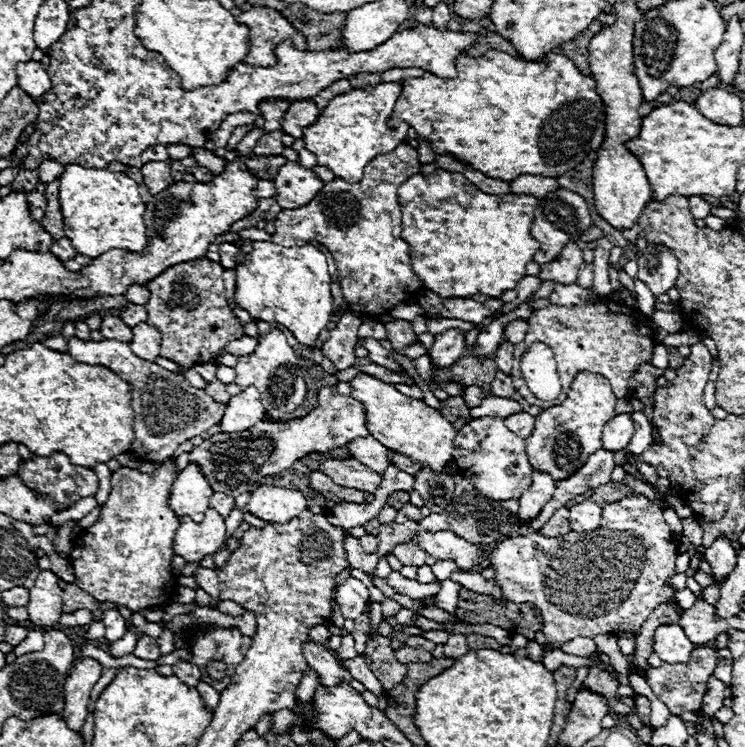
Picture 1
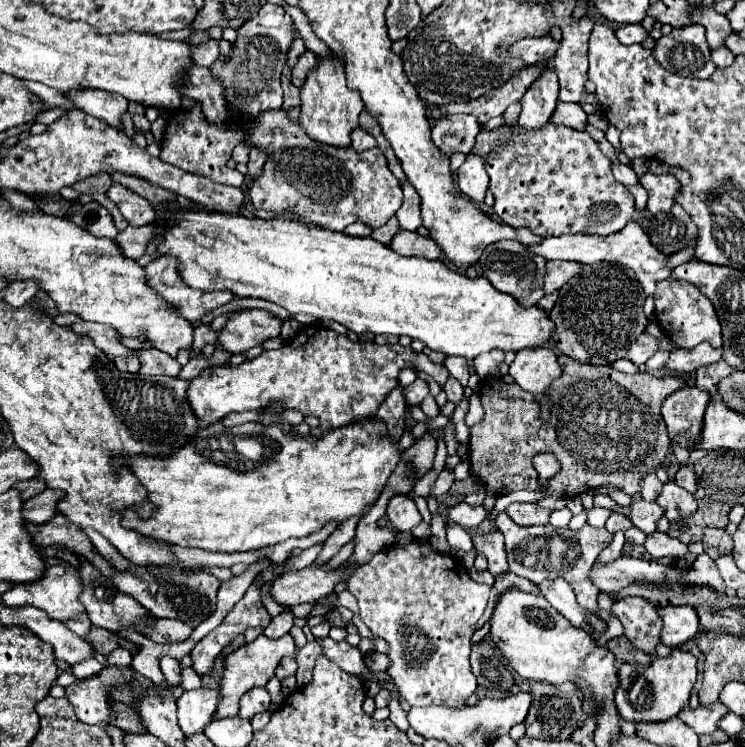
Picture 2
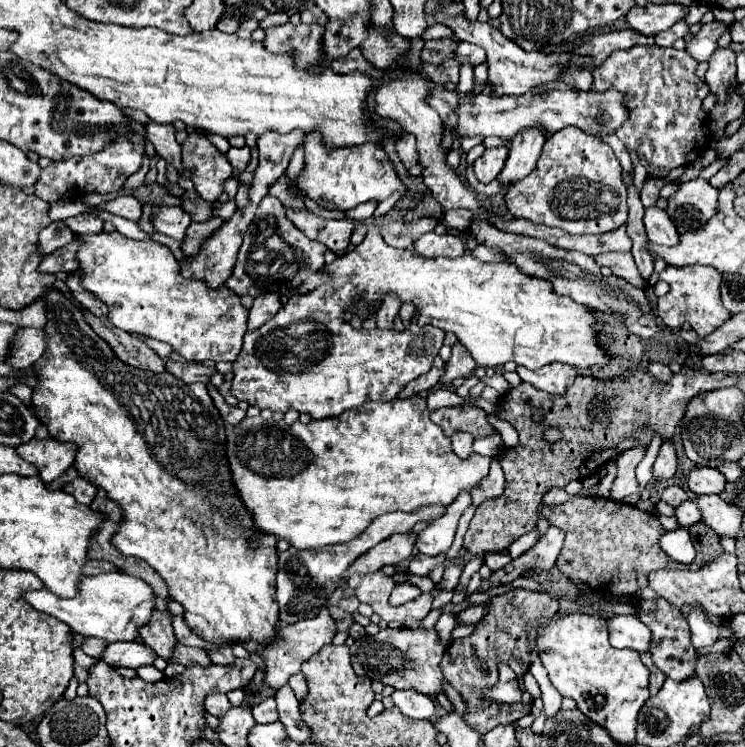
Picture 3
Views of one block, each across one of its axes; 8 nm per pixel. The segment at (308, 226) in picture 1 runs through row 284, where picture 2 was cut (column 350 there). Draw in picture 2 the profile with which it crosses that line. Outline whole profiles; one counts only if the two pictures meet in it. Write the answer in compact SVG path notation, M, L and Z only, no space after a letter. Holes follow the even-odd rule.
M318 328L306 342L304 334L300 334L280 350L266 350L240 366L218 366L210 376L190 380L186 398L198 422L204 426L222 420L230 412L262 410L270 402L282 402L286 408L300 410L304 416L318 416L320 428L328 432L370 418L382 404L382 398L396 388L398 372L412 366L430 374L440 386L444 386L450 376L444 366L430 362L424 354L412 352L412 348L400 344L378 346L374 342L352 342L344 334Z

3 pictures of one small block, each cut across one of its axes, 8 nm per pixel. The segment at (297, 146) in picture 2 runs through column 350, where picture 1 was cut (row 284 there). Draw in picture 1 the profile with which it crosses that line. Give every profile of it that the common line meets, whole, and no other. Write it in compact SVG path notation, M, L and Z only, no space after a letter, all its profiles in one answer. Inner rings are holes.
M208 258L190 260L186 264L176 264L160 276L148 282L150 300L146 302L148 324L160 330L162 344L160 354L182 366L216 362L224 344L244 336L240 320L234 316L226 302L226 290L222 280L224 268Z

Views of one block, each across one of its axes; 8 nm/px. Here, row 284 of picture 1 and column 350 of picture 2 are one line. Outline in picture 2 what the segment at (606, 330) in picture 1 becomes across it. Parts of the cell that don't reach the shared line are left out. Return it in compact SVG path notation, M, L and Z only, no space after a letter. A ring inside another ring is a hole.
M414 538L408 544L394 544L386 550L380 550L372 560L358 568L358 572L348 580L348 590L354 594L360 606L362 622L388 642L388 660L390 666L386 674L396 684L400 696L410 706L426 704L444 704L450 708L466 706L466 698L476 690L476 676L470 670L470 638L474 634L476 622L484 614L488 604L490 588L478 584L470 578L460 558L450 552L436 552L428 540Z

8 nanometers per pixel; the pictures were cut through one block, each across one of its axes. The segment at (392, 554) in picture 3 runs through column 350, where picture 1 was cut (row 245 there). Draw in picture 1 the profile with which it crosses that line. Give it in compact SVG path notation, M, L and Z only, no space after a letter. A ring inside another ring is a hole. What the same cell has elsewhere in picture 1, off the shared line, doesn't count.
M566 244L560 256L548 264L540 264L540 280L552 280L560 284L572 284L578 278L578 268L582 264L582 250L576 244Z

